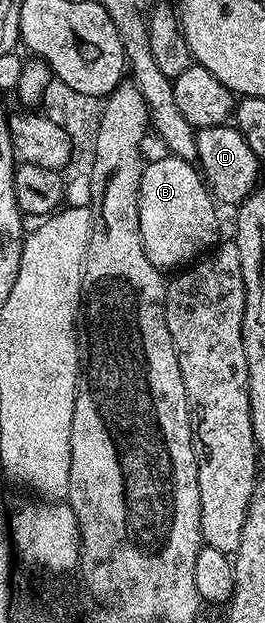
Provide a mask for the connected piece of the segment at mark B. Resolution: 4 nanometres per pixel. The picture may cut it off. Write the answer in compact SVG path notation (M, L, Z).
M170 155L149 161L140 179L140 233L148 260L160 271L173 271L214 246L219 229L214 204L214 196L194 164Z

